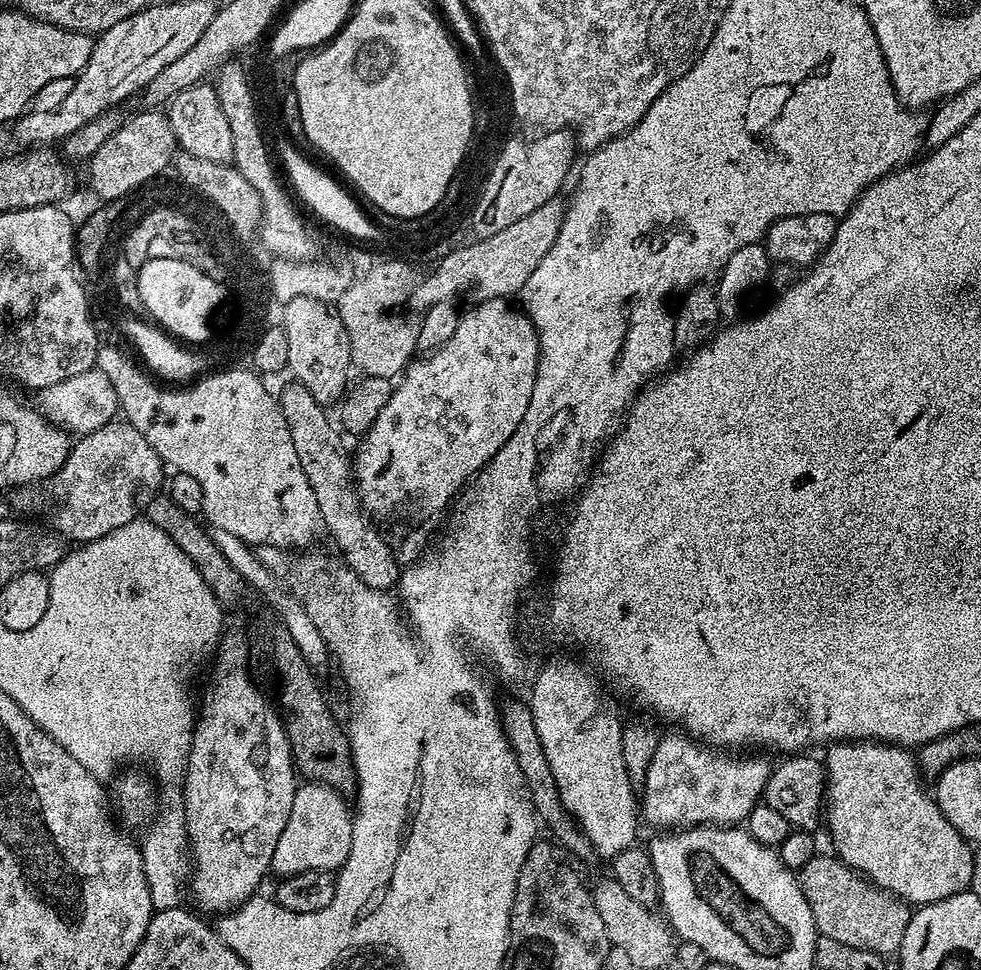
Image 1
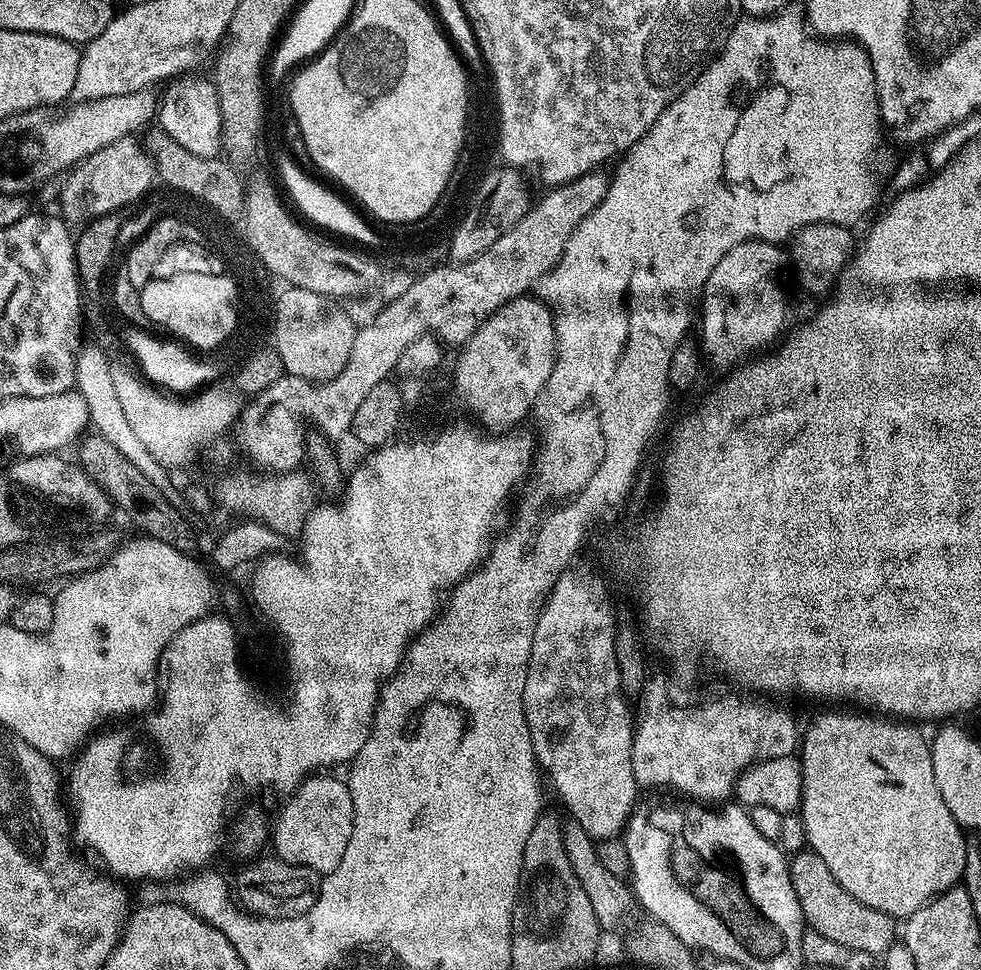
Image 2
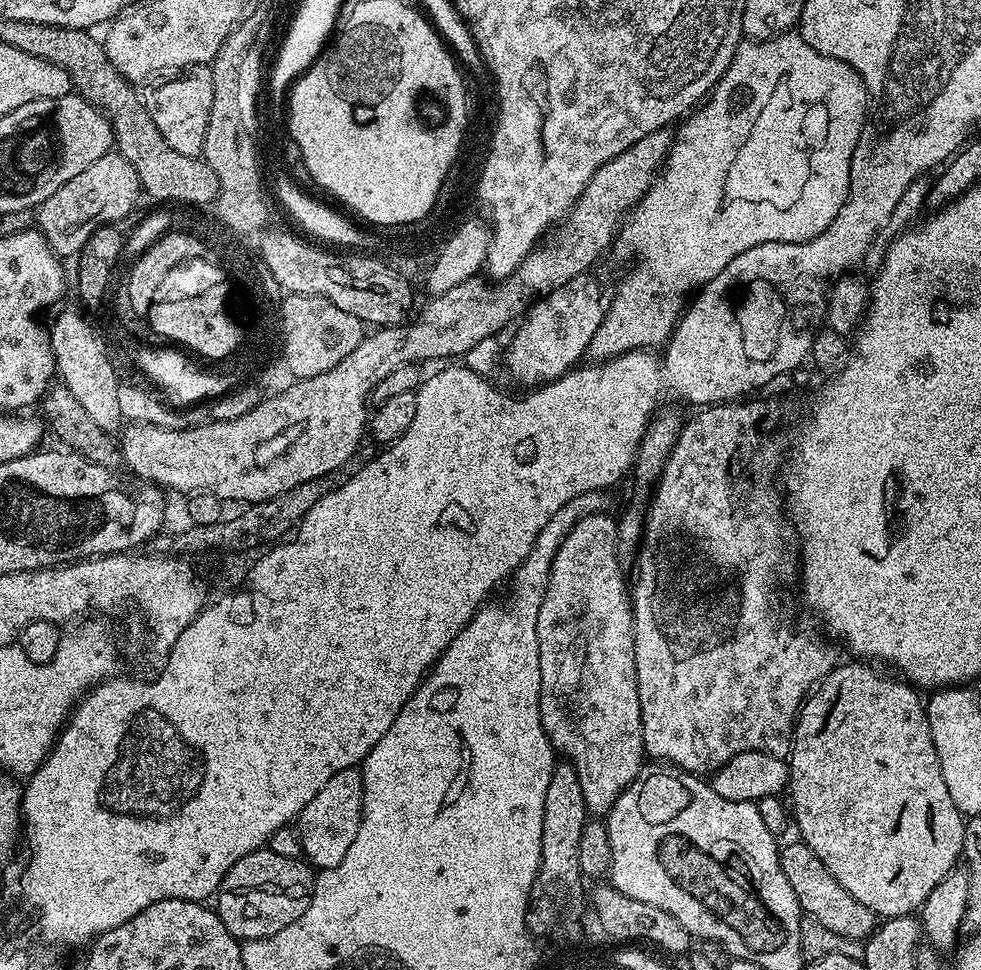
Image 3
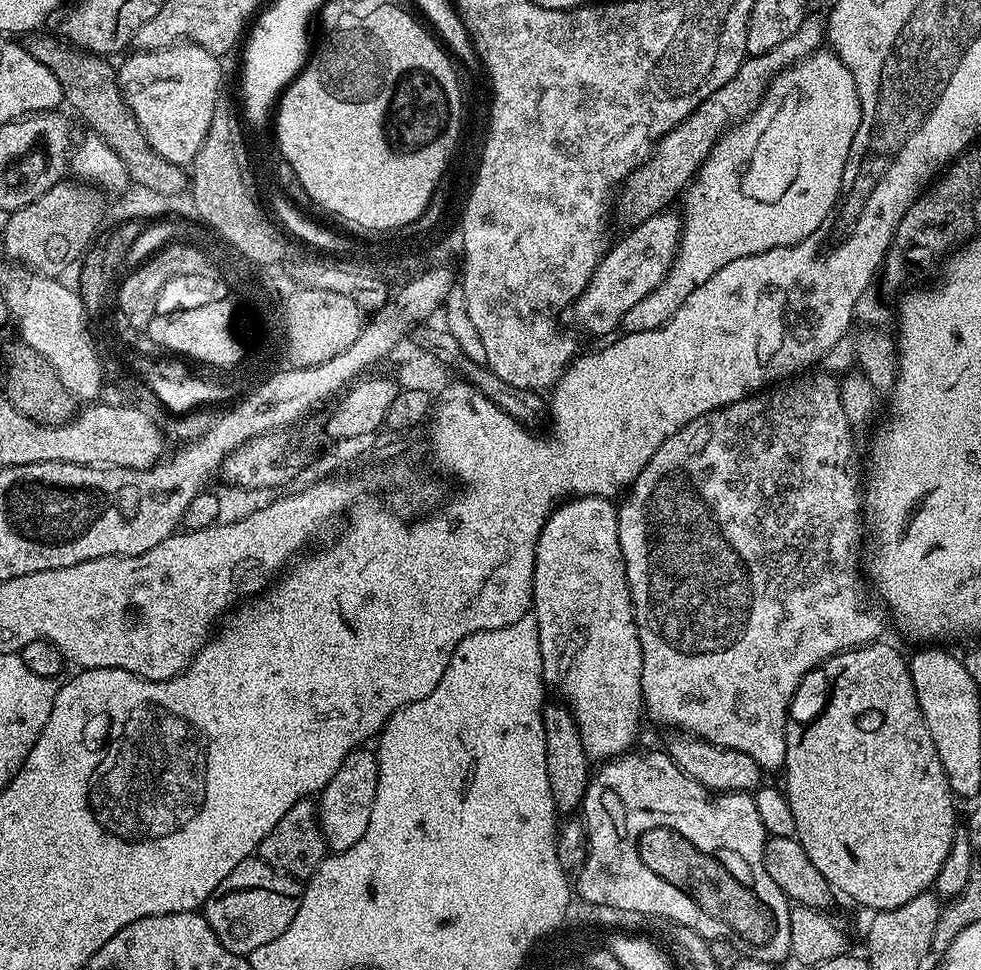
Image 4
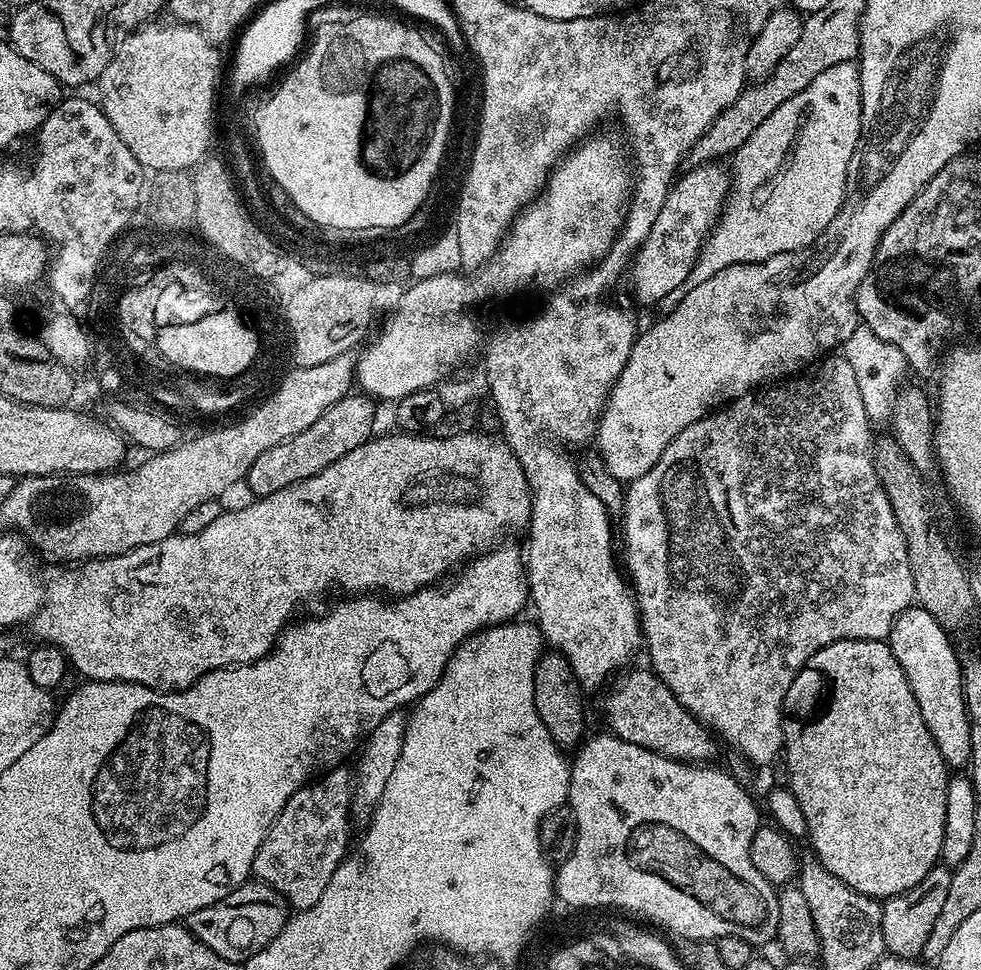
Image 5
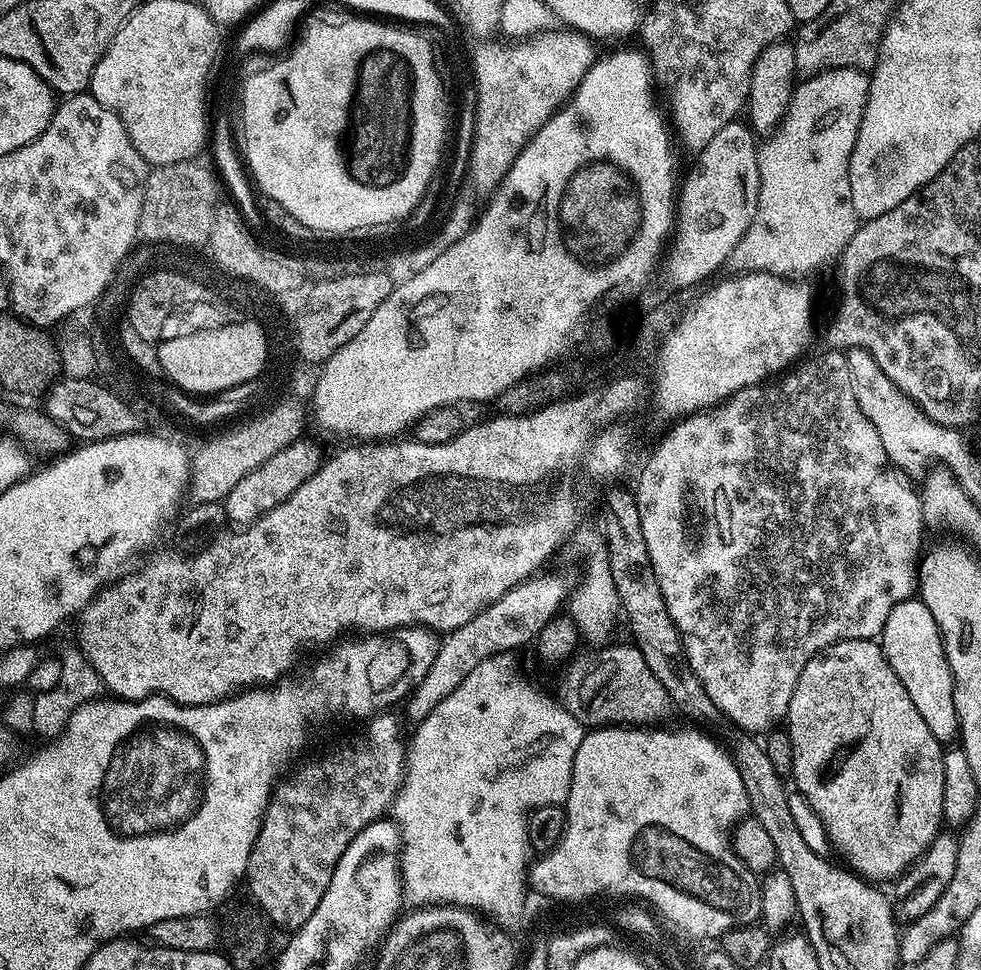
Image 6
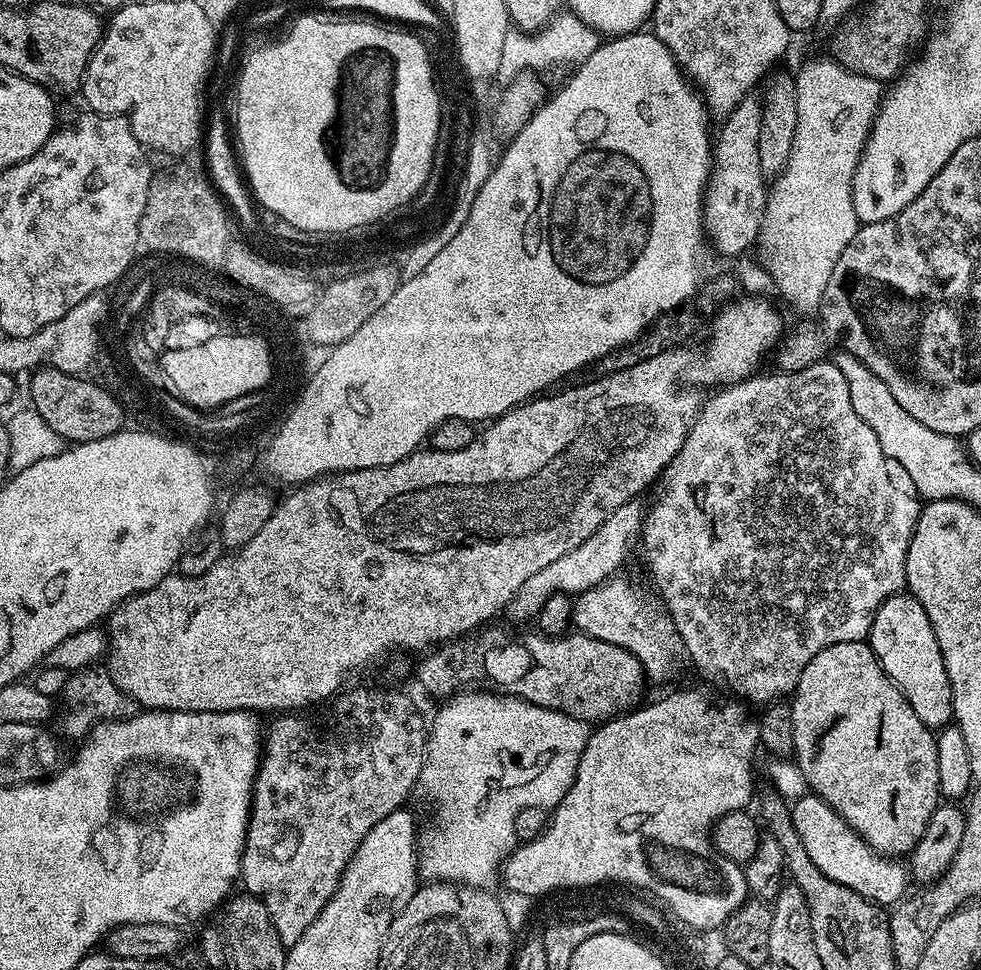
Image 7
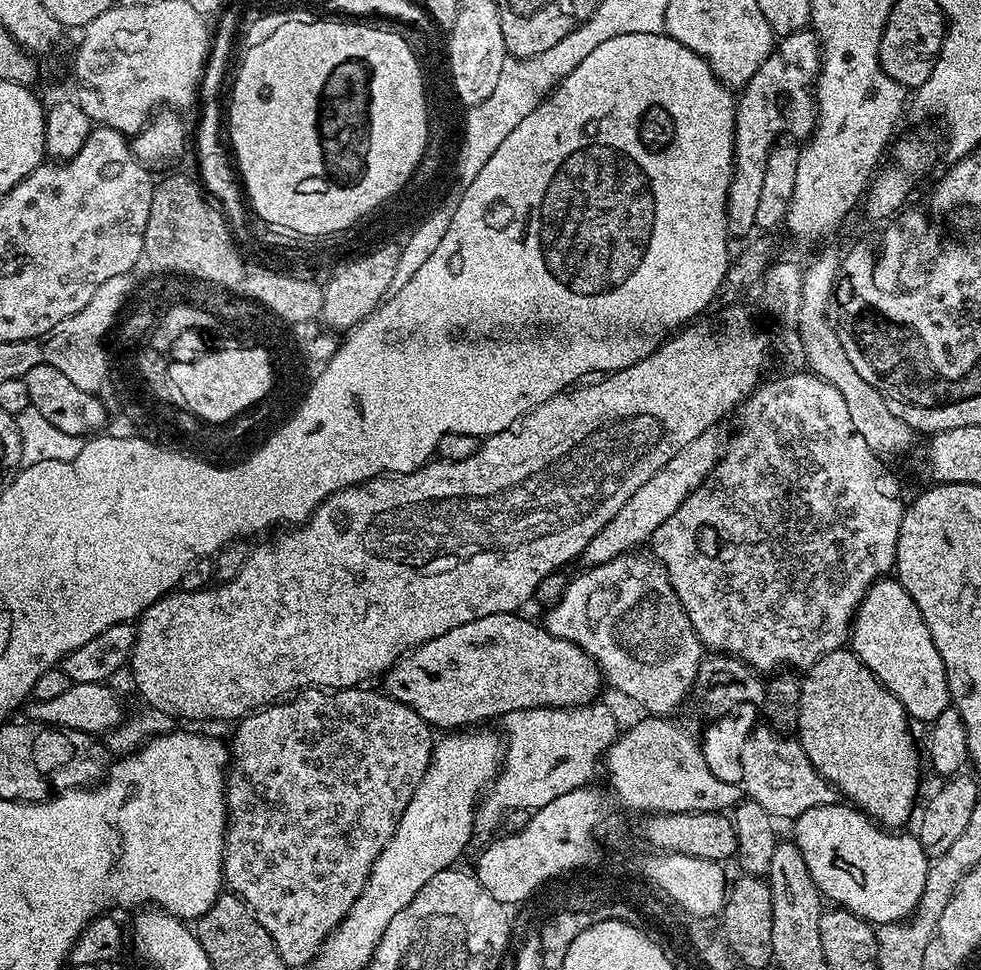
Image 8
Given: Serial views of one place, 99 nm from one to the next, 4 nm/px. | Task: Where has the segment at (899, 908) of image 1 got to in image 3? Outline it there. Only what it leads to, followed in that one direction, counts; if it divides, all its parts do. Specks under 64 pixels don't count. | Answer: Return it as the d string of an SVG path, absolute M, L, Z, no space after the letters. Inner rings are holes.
M806 843L785 844L780 848L780 865L782 872L786 874L786 882L794 886L794 894L800 903L801 913L807 919L822 922L826 930L834 930L834 934L842 934L842 938L863 942L876 931L878 917L875 912L870 911L858 898L854 898L844 889L834 877L826 870L826 866L810 850Z

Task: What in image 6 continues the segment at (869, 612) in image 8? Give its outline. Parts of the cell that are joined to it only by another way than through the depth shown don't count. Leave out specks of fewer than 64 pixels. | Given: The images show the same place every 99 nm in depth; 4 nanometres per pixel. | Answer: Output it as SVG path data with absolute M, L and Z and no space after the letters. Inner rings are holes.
M919 598L898 602L886 618L886 626L879 634L878 643L886 662L890 662L894 674L898 674L902 686L906 686L906 694L910 694L918 714L922 714L930 734L934 734L942 746L951 745L959 737L960 719L958 710L954 710L954 678L934 614L930 614Z

